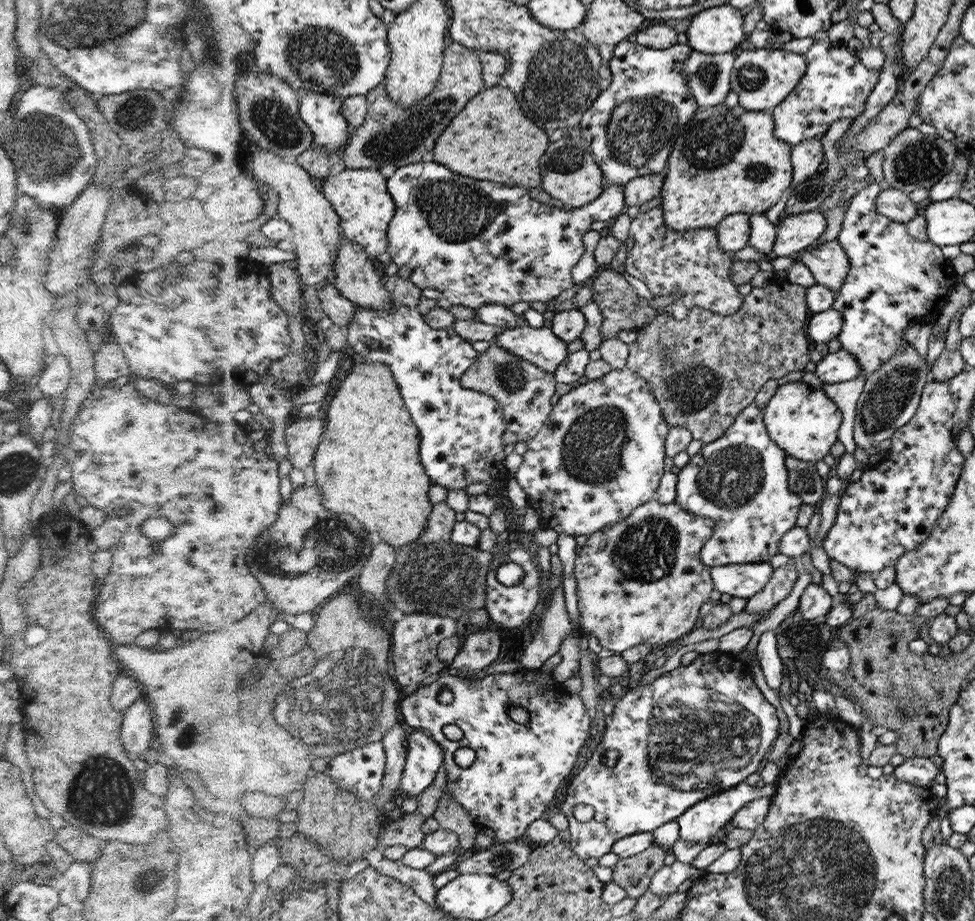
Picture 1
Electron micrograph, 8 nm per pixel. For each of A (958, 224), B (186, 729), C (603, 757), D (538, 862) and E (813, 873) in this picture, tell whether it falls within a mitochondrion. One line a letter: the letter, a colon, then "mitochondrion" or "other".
A: other
B: mitochondrion
C: other
D: other
E: mitochondrion

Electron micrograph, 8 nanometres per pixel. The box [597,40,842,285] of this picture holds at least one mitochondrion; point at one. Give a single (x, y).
(708, 145)

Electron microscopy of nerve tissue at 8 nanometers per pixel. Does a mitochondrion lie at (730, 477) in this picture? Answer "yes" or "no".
yes

